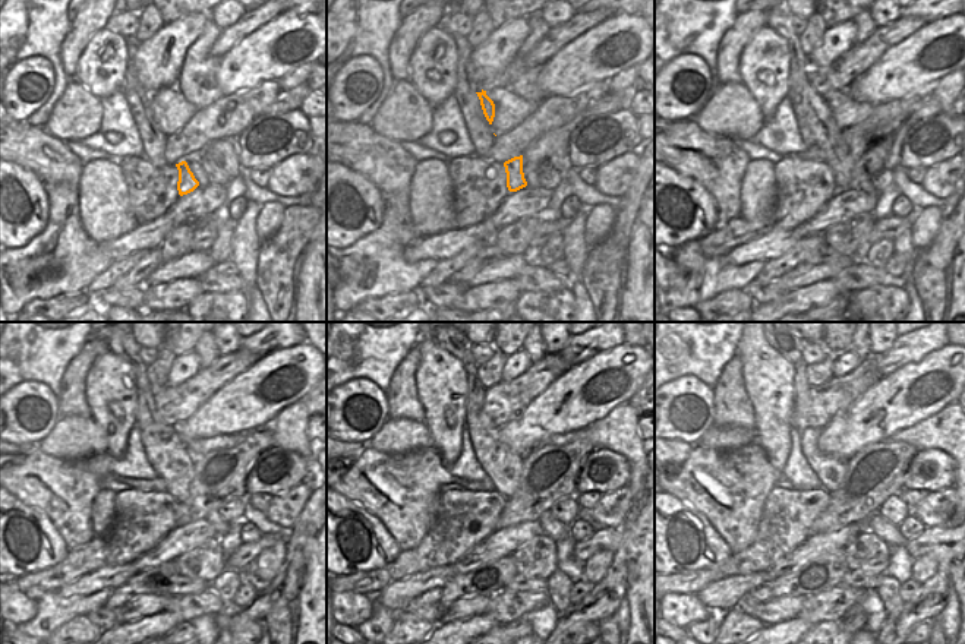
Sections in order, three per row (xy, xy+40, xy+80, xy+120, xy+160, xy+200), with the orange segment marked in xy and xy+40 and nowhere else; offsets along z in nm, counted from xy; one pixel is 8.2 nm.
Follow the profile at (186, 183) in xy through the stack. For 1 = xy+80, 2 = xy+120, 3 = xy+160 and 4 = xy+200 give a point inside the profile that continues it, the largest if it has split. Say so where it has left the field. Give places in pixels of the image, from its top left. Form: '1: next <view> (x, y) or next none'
1: next xy+80 (816, 111)
2: next xy+120 (166, 451)
3: next xy+160 (504, 467)
4: next xy+200 (831, 470)

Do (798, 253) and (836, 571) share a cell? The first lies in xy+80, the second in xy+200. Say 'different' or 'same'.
same

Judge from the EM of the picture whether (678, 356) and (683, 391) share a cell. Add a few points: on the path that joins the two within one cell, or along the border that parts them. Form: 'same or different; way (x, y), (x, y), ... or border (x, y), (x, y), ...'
different; border (669, 381), (678, 376), (697, 376), (712, 388)

